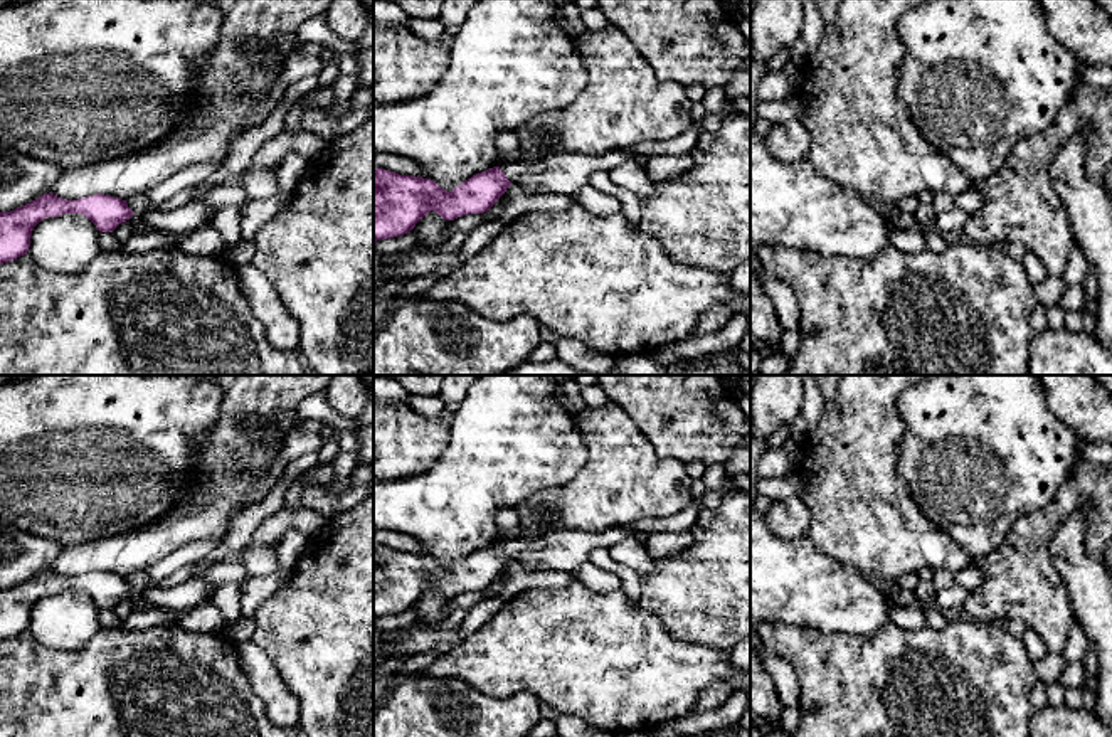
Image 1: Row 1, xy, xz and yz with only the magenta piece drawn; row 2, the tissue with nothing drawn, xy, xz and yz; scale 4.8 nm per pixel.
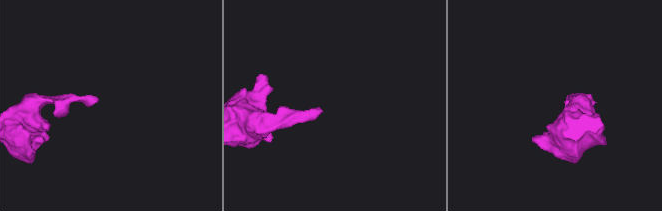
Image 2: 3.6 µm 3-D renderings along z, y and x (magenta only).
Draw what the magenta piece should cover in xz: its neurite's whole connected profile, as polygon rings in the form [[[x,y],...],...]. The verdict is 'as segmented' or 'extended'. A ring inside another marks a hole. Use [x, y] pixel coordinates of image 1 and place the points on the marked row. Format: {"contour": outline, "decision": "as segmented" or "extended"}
{"contour": [[[548,150],[538,162],[476,173],[451,192],[431,178],[373,168],[373,242],[410,232],[431,210],[446,220],[488,212],[511,183],[533,194],[574,197],[594,172],[609,172],[626,162],[644,168],[648,156],[627,150],[602,155]]], "decision": "extended"}

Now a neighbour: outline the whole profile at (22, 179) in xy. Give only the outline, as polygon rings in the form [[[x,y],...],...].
[[[0,140],[0,212],[50,194],[62,167],[20,153]]]

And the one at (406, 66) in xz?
[[[373,22],[373,101],[407,101],[431,93],[447,59],[449,35],[424,40],[407,25]]]

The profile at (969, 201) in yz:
[[[972,187],[954,197],[954,205],[967,214],[974,214],[982,207],[981,194]]]

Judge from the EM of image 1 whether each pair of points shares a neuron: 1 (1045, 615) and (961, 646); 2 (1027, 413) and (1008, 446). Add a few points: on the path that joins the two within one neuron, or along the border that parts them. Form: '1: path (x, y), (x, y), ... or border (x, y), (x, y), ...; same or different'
1: border (963, 615), (976, 621), (1001, 625); different
2: path (1018, 421), (1008, 431), (1008, 438); same

